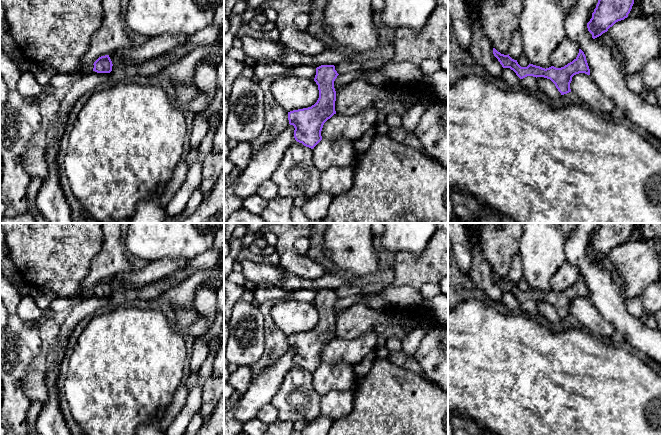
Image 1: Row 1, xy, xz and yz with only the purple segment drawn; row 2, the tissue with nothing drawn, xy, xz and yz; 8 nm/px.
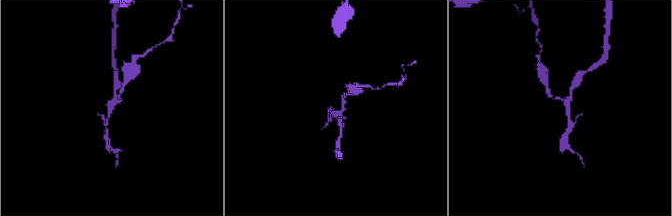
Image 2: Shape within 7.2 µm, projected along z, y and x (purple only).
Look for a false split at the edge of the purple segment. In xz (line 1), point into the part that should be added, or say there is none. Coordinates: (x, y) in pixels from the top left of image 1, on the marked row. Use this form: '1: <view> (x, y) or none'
1: none

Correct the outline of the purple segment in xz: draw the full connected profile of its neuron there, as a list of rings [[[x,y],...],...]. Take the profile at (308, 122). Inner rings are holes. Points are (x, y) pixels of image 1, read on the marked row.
[[[334,65],[317,67],[314,78],[319,90],[317,102],[311,107],[288,112],[289,124],[295,128],[295,140],[306,147],[313,149],[322,140],[324,123],[336,114],[334,81],[338,75]]]

